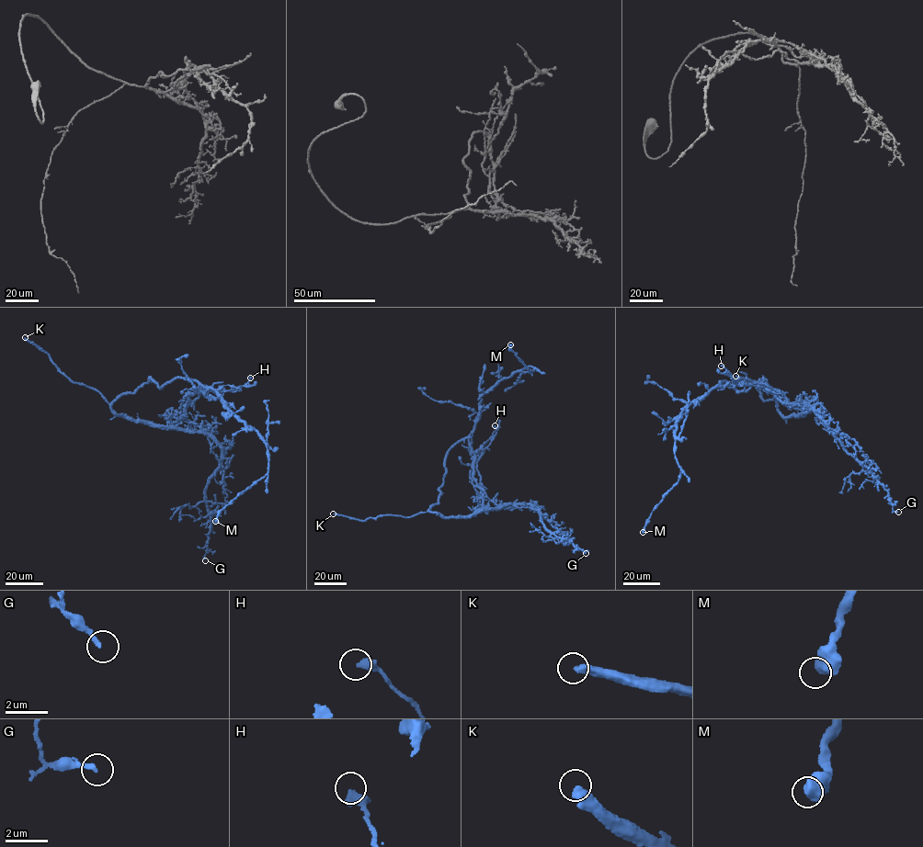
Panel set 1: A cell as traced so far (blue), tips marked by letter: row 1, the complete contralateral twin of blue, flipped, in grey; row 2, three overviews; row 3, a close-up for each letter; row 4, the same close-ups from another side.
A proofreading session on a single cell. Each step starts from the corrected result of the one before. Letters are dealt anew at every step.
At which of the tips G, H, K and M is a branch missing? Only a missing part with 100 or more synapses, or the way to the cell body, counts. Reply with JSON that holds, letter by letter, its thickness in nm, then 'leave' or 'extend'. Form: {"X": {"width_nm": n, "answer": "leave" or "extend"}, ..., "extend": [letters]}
{"G": {"width_nm": 200, "answer": "leave"}, "H": {"width_nm": 440, "answer": "leave"}, "K": {"width_nm": 440, "answer": "extend"}, "M": {"width_nm": 650, "answer": "leave"}, "extend": ["K"]}

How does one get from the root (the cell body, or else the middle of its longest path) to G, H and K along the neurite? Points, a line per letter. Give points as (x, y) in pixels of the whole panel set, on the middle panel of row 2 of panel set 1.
G: (472, 450), (473, 479), (486, 497), (499, 505), (512, 504), (538, 511), (544, 527), (586, 553)
H: (472, 450), (475, 452), (489, 439), (498, 427), (496, 430), (495, 425)
K: (472, 450), (466, 437), (450, 449), (438, 502), (427, 512), (410, 517), (383, 515), (361, 521), (333, 513)

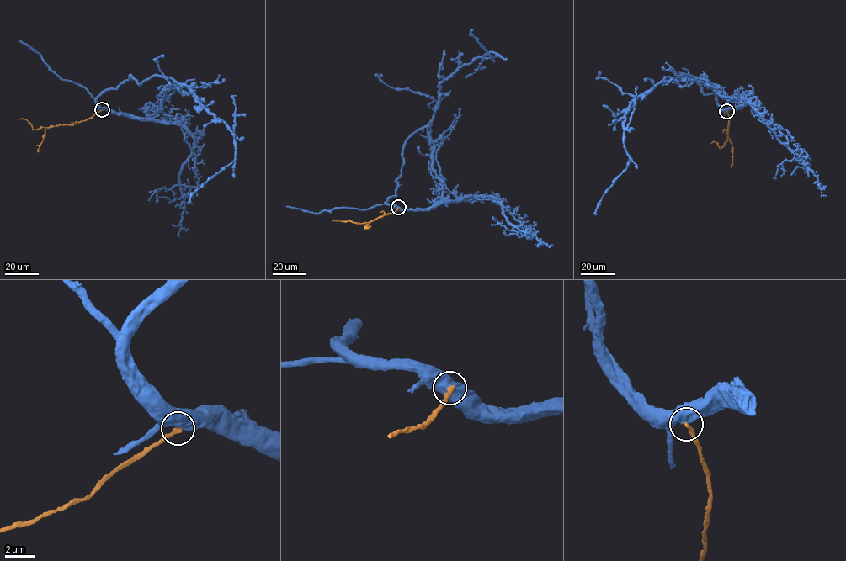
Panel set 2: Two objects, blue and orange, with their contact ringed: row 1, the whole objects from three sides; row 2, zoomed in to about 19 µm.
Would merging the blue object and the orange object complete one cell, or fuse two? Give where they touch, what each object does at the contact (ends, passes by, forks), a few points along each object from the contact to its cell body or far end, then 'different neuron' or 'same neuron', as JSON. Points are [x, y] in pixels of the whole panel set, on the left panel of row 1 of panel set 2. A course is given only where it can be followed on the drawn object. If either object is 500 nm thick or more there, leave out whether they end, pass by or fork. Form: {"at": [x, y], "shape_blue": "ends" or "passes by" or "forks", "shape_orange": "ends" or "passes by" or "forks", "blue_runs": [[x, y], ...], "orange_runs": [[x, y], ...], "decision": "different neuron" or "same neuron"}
{"at": [102, 109], "blue_runs": [[102, 109], [105, 91], [160, 75], [225, 123], [234, 161], [188, 203]], "orange_runs": [[102, 109], [74, 124], [33, 129], [26, 119], [18, 119]], "decision": "different neuron"}

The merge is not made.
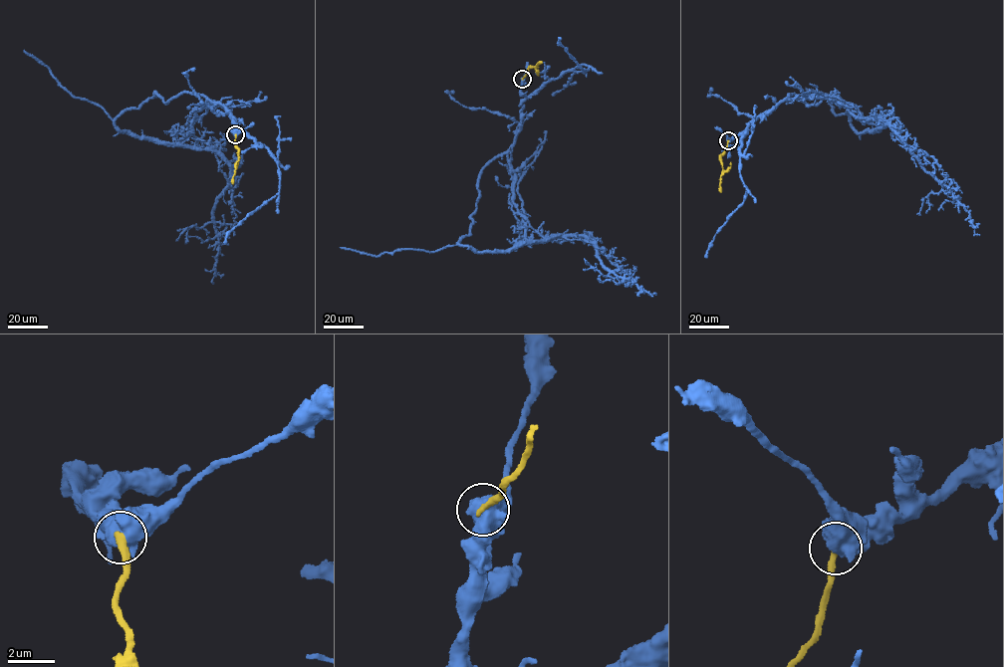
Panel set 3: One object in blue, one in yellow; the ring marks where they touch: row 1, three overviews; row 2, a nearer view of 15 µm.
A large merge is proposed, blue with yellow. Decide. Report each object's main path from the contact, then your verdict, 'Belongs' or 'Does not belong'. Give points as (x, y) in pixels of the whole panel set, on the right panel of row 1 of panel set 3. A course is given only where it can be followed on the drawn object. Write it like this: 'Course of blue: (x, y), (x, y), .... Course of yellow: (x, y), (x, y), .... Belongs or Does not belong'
Course of blue: (728, 141), (785, 100), (834, 99), (859, 117), (883, 118), (968, 212), (980, 235). Course of yellow: (728, 141), (720, 157), (720, 192). Does not belong

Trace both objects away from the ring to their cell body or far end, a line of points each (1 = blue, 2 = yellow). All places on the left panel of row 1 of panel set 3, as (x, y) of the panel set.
1: (235, 135), (222, 106), (194, 112), (192, 134), (214, 150), (228, 181), (212, 210), (213, 284)
2: (235, 135), (238, 160), (233, 184)

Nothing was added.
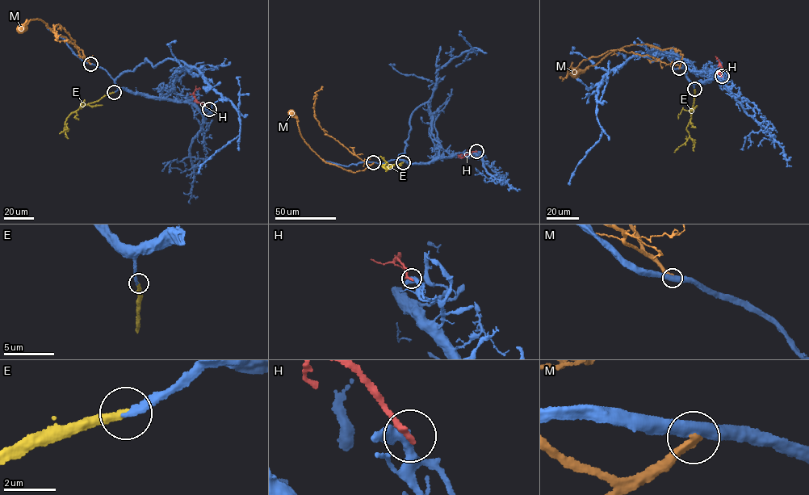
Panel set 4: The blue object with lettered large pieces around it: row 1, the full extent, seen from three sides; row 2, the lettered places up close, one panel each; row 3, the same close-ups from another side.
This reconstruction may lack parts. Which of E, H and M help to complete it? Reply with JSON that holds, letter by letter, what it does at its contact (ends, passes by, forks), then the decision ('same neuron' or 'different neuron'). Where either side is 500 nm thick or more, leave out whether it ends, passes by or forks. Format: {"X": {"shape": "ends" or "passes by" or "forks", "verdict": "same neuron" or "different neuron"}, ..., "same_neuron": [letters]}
{"E": {"shape": "ends", "verdict": "same neuron"}, "H": {"shape": "ends", "verdict": "different neuron"}, "M": {"shape": "ends", "verdict": "different neuron"}, "same_neuron": ["E"]}

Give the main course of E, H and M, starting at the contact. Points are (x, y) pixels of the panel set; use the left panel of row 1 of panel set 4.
E: (114, 92), (73, 112), (65, 122), (68, 128), (60, 133)
H: (209, 109), (194, 97), (195, 90), (200, 88)
M: (90, 64), (82, 51), (65, 37), (56, 35), (41, 20), (30, 20), (26, 29), (27, 19)

